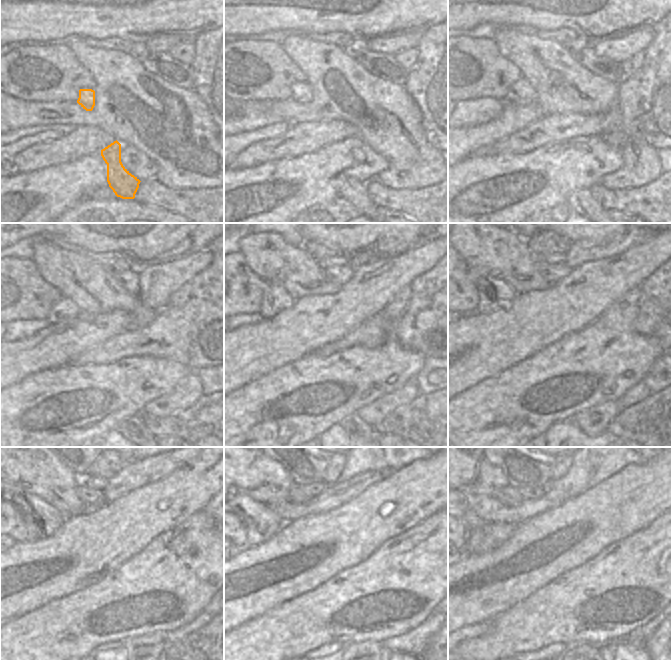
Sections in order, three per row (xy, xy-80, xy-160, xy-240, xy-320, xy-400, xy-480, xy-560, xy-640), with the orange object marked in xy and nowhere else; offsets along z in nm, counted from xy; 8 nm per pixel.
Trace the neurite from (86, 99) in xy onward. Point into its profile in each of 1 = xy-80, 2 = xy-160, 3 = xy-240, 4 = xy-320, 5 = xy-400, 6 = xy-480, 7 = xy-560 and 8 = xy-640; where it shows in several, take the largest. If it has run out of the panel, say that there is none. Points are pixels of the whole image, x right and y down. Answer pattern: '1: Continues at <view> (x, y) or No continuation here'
1: Continues at xy-80 (300, 92)
2: Continues at xy-160 (521, 92)
3: Continues at xy-240 (64, 308)
4: Continues at xy-320 (275, 298)
5: Continues at xy-400 (494, 293)
6: Continues at xy-480 (41, 519)
7: Continues at xy-560 (261, 523)
8: Continues at xy-640 (471, 519)

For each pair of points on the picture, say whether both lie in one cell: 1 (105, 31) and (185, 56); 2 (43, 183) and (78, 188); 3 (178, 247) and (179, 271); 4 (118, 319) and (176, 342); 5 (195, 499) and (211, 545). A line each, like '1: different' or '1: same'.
1: different
2: same
3: different
4: different
5: different

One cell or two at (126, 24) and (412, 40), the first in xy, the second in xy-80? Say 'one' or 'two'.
two

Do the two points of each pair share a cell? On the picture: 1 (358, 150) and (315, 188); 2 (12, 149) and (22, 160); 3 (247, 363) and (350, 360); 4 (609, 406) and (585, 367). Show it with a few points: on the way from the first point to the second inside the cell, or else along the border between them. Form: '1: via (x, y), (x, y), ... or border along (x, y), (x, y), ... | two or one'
1: via (347, 159), (343, 160), (326, 177) | one
2: border along (38, 143), (32, 144), (10, 157) | two
3: border along (313, 352), (270, 371) | two
4: border along (618, 400), (606, 400), (584, 410) | two

